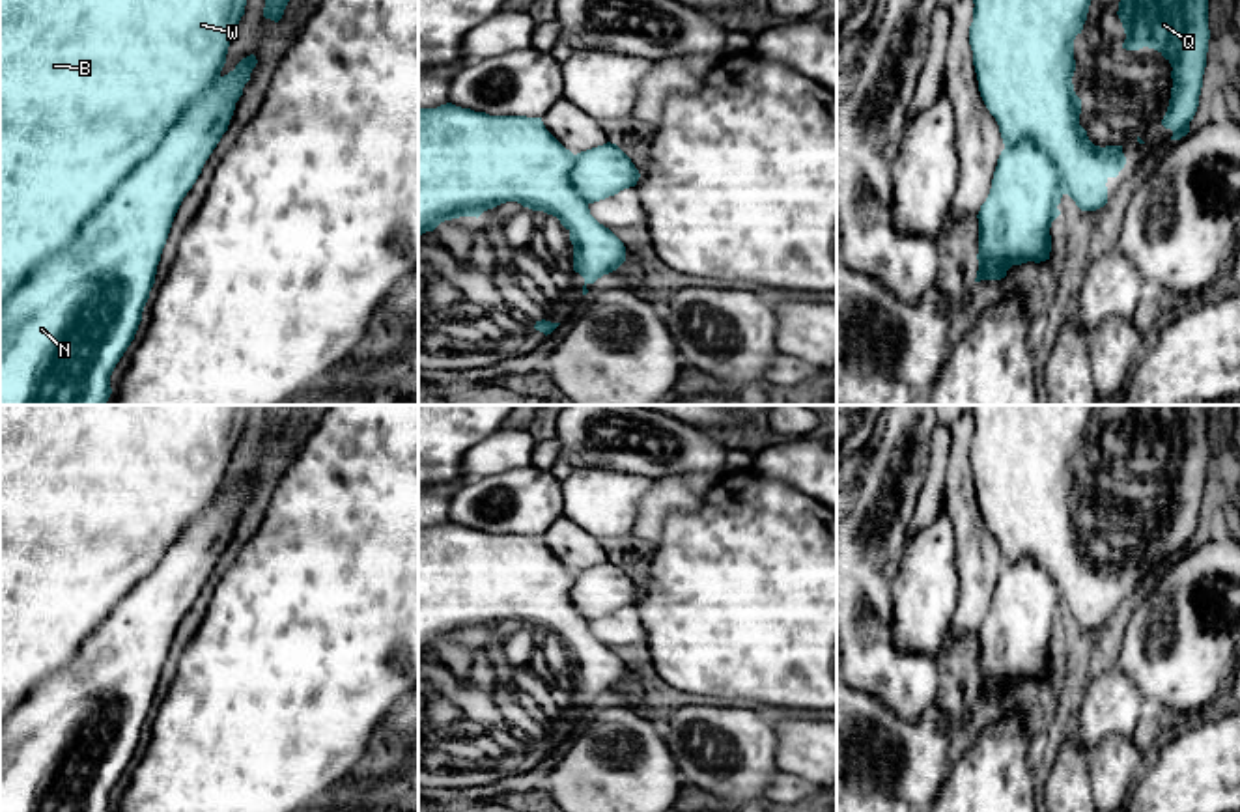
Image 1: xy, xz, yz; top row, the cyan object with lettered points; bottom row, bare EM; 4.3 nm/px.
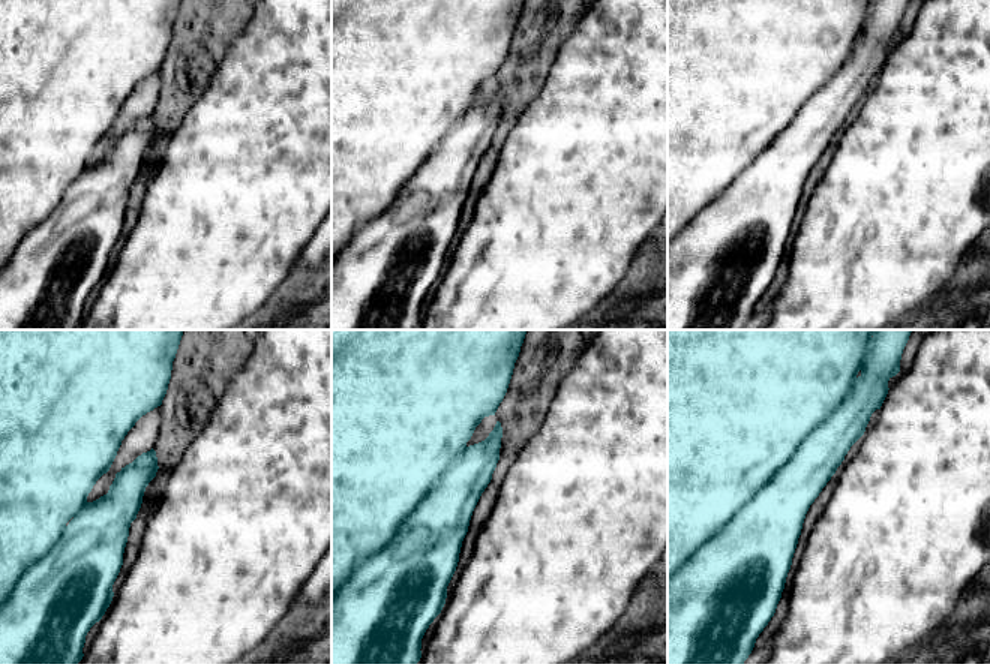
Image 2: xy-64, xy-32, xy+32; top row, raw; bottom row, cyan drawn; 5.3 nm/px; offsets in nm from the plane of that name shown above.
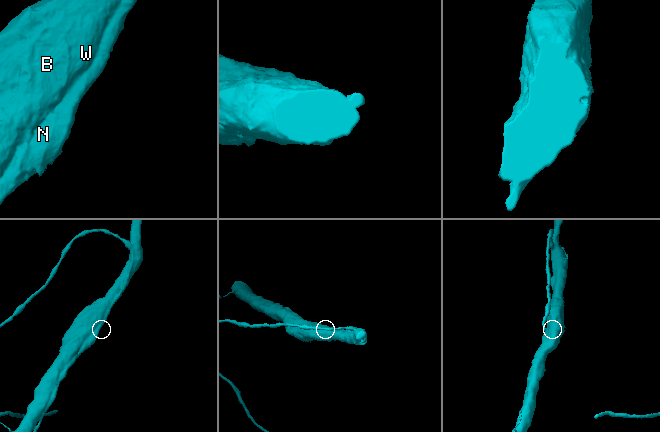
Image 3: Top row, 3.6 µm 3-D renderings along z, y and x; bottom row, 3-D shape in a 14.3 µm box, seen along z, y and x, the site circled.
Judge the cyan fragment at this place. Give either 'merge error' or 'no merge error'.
no merge error

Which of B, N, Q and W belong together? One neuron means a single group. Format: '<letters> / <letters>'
B N Q W

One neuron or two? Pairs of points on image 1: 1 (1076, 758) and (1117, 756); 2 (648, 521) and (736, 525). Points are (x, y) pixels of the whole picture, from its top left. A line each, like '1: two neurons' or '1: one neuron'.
1: two neurons
2: two neurons

